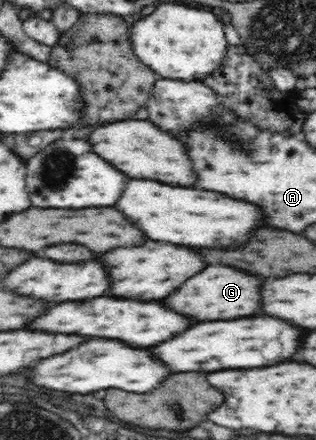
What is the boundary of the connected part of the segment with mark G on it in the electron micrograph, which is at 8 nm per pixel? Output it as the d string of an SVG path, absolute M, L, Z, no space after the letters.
M230 266L208 268L196 278L188 280L180 292L166 300L166 306L192 316L196 320L228 320L228 318L244 318L258 314L256 310L256 282L260 282L254 274L244 274L242 270Z

